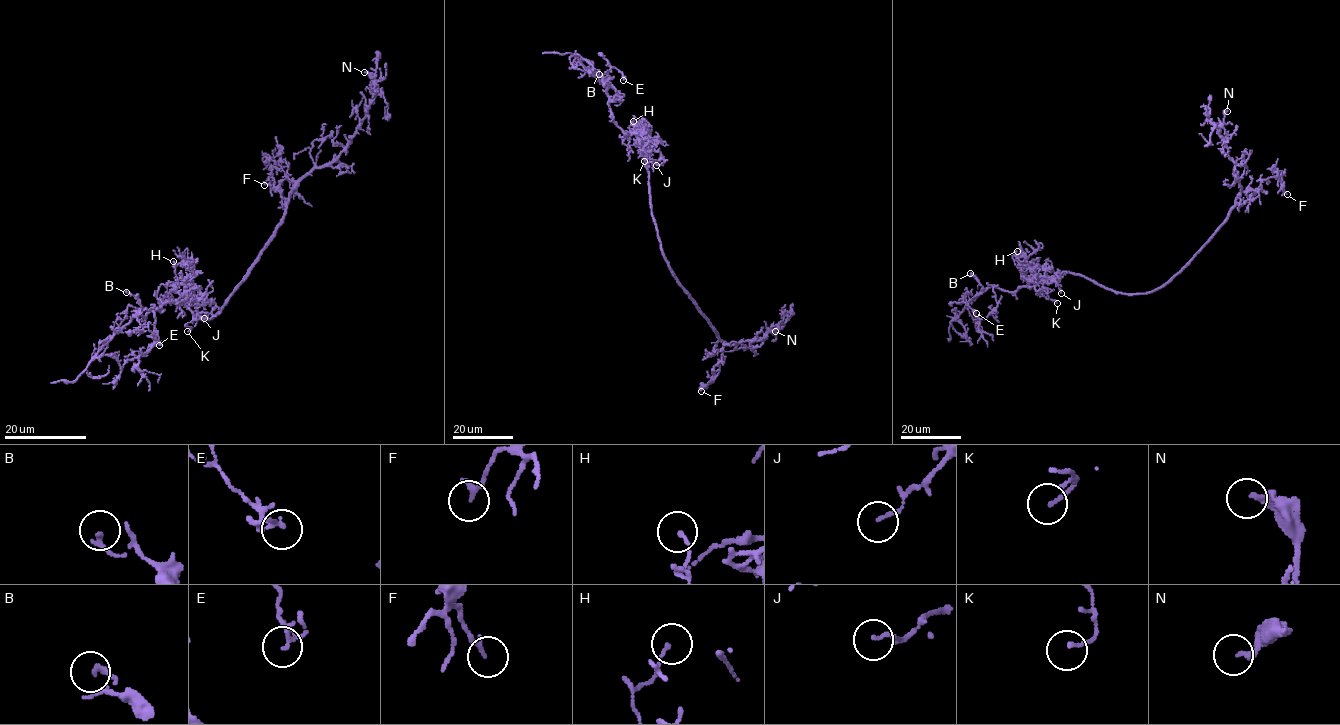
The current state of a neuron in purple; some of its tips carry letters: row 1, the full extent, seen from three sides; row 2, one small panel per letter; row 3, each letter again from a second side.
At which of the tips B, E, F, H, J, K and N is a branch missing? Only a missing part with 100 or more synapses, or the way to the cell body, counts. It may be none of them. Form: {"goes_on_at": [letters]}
{"goes_on_at": []}

